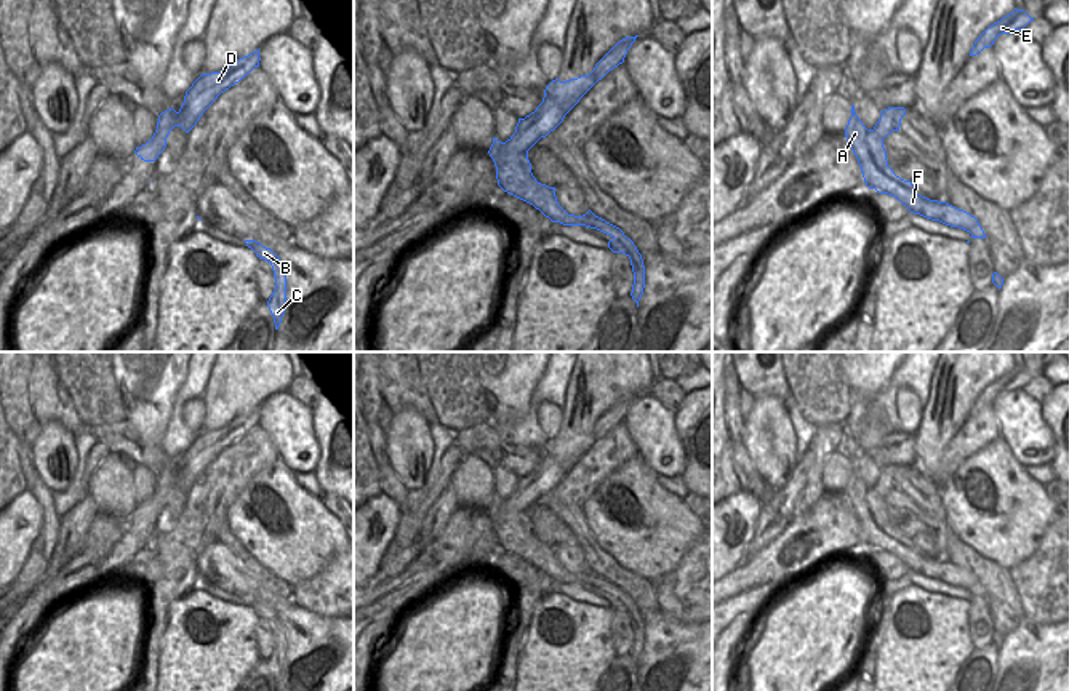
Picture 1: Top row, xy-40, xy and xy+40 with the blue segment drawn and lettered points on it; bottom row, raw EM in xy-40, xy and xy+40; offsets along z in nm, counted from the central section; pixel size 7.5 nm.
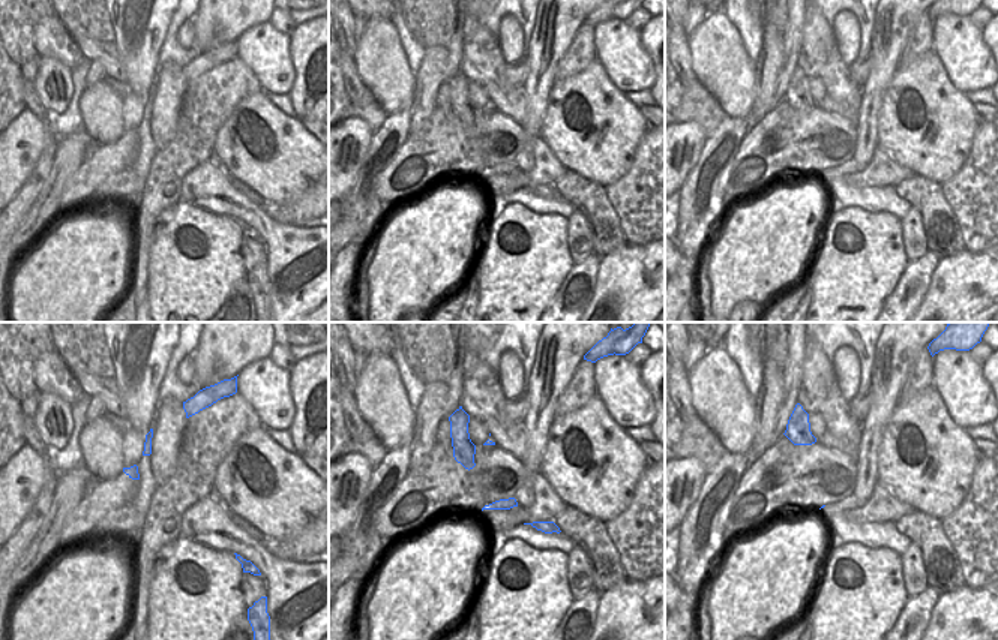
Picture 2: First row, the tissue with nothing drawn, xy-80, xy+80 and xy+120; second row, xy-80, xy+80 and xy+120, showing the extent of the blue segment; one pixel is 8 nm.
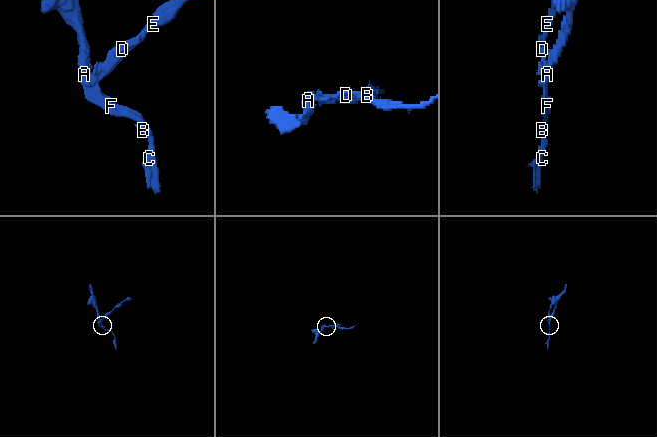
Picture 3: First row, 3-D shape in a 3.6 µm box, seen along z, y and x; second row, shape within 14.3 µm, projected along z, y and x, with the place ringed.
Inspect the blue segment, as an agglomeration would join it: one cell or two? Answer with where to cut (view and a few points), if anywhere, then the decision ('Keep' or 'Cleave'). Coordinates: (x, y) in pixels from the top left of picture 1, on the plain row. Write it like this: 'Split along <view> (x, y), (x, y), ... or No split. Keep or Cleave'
Split along xy (527, 509), (514, 519), (495, 520). Cleave

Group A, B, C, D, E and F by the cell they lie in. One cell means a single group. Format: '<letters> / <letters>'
A B C F / D E

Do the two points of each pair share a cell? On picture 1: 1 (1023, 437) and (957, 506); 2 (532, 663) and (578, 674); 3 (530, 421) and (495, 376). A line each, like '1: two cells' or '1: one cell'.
1: two cells
2: one cell
3: two cells

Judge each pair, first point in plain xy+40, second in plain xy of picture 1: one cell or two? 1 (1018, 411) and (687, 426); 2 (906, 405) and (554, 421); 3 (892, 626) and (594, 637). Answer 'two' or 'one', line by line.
1: two
2: one
3: one

